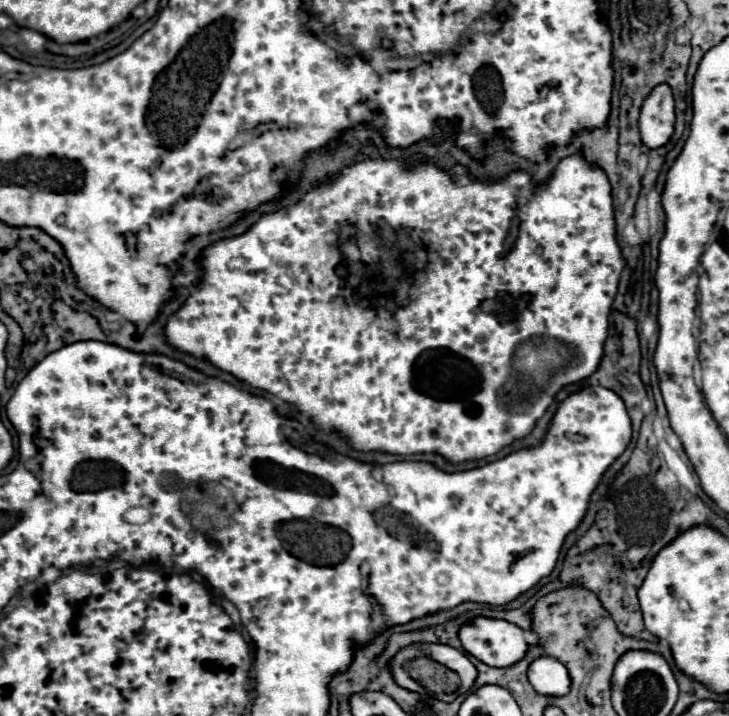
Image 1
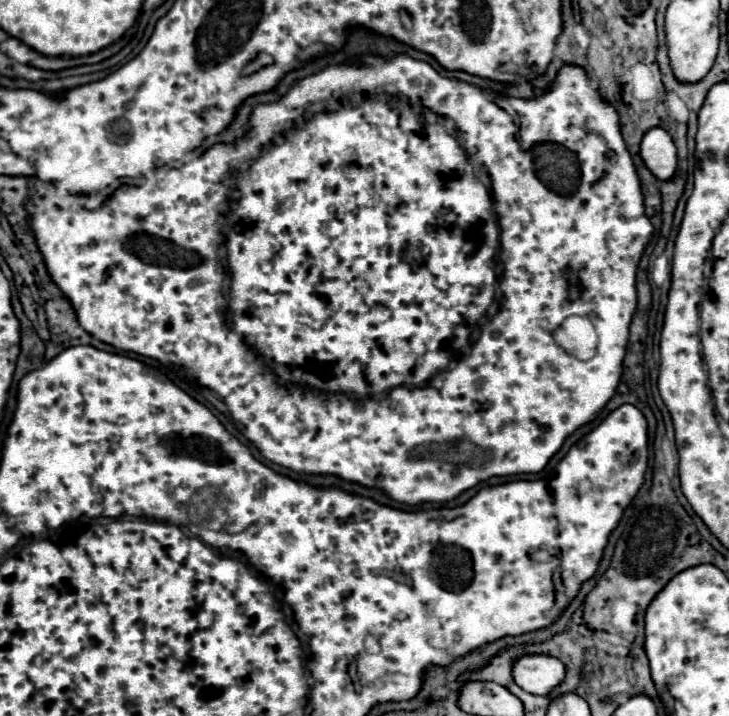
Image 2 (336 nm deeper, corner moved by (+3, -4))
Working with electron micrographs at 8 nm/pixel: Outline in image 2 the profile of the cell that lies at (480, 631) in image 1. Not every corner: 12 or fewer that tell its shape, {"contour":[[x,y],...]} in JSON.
{"contour":[[525,654],[511,674],[525,692],[547,694],[565,678],[549,654]]}

